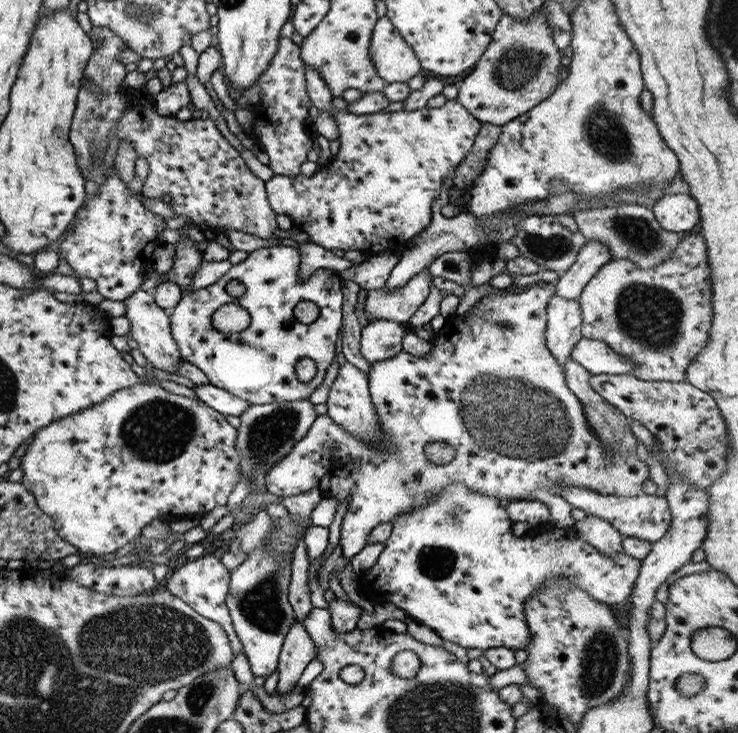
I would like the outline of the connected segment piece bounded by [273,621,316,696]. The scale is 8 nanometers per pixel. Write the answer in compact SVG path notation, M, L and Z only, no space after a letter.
M294 621L285 635L276 670L278 682L275 696L285 696L292 690L305 669L313 658L316 658L314 642L304 631L303 623Z

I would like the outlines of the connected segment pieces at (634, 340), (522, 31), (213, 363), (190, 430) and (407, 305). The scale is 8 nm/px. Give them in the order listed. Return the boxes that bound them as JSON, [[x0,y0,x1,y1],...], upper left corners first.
[[578,229,712,382],[454,4,564,127],[168,245,342,405],[19,384,239,557],[361,269,432,323]]

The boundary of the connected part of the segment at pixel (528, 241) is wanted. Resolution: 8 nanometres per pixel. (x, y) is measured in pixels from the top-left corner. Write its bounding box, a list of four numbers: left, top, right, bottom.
[510,213,586,274]

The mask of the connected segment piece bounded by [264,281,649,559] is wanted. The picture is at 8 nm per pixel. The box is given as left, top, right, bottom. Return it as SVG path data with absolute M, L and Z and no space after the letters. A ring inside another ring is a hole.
M541 281L527 285L522 291L505 292L501 289L501 294L485 294L470 308L463 312L462 315L449 315L445 318L445 323L441 329L435 332L433 340L430 342L430 351L426 357L416 357L409 355L402 350L395 356L374 362L370 366L368 372L368 391L371 397L373 408L376 412L376 422L378 422L378 430L380 430L380 438L384 445L376 447L366 443L359 437L355 438L352 434L346 433L340 429L335 422L326 414L316 416L313 424L307 429L305 436L299 439L291 449L291 452L284 456L282 460L276 462L273 468L270 468L264 478L264 486L267 491L275 496L295 496L306 492L306 490L315 490L323 494L323 497L332 497L337 502L347 499L347 509L341 518L339 544L341 544L342 556L350 559L358 554L367 543L367 537L371 533L371 529L375 528L382 522L393 522L403 512L411 512L414 508L420 508L428 502L428 498L432 498L432 492L440 490L446 484L452 482L460 482L469 490L474 490L478 494L492 496L498 500L536 500L535 490L541 492L549 492L549 494L558 494L558 488L562 486L578 486L585 490L592 490L597 494L614 494L615 496L639 496L641 492L641 484L645 482L649 474L647 465L639 460L635 453L627 453L623 456L613 455L606 457L602 442L597 435L590 429L586 423L586 416L582 409L582 402L574 395L574 392L566 385L564 379L563 367L557 362L556 358L545 347L545 325L546 325L546 308L547 301L555 295L555 287L552 283ZM432 442L446 442L455 448L456 453L453 460L449 464L437 466L430 460L425 458L423 446Z

